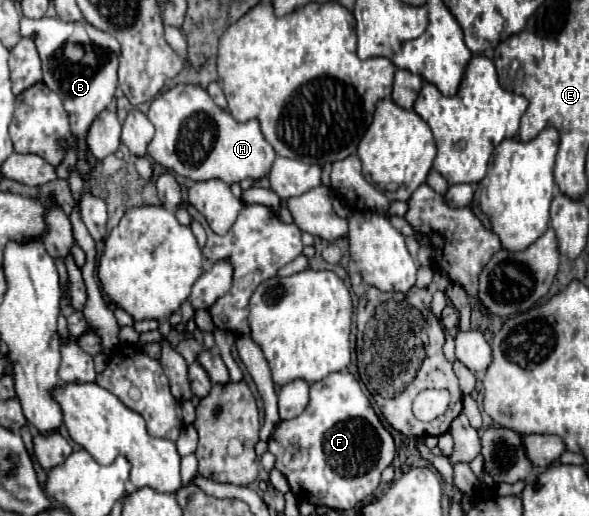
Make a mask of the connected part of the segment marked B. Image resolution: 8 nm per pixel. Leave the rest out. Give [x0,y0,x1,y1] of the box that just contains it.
[20,19,120,173]

